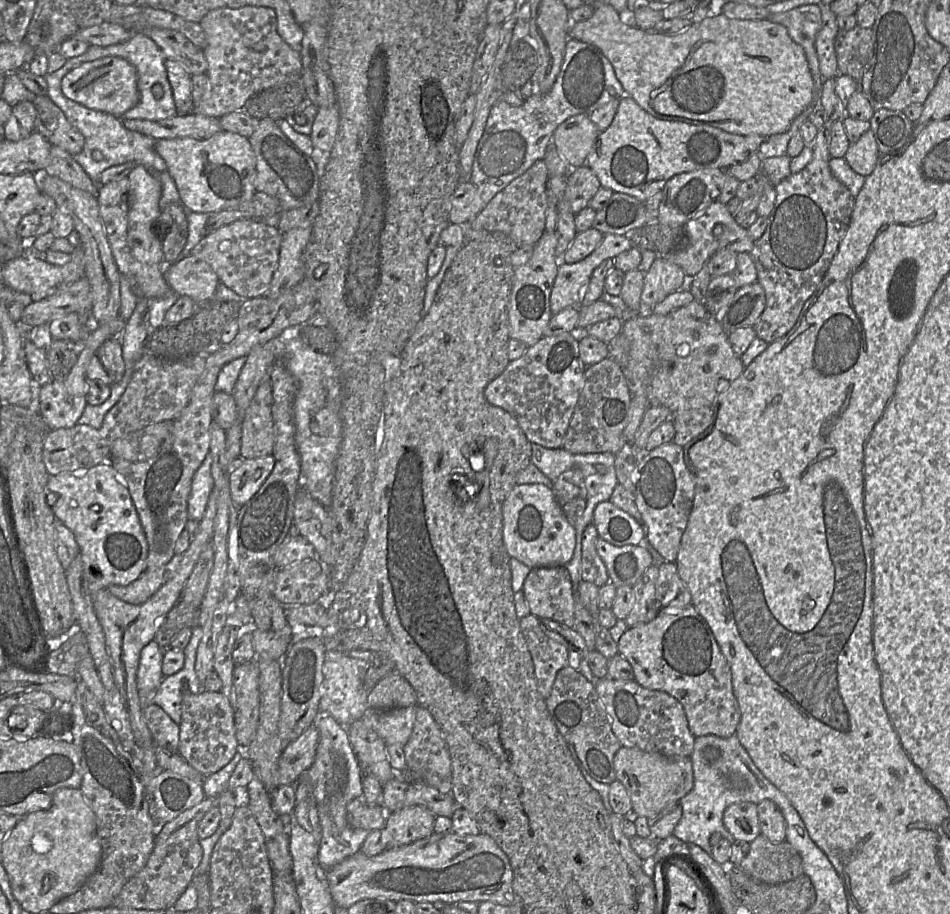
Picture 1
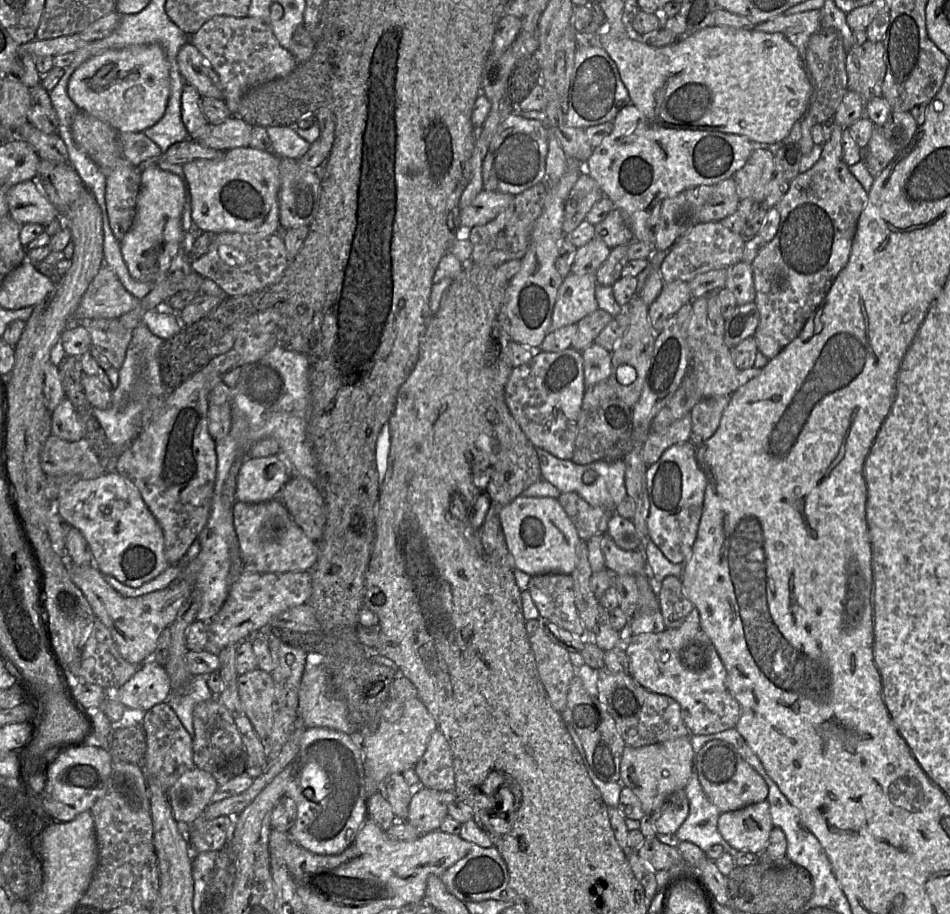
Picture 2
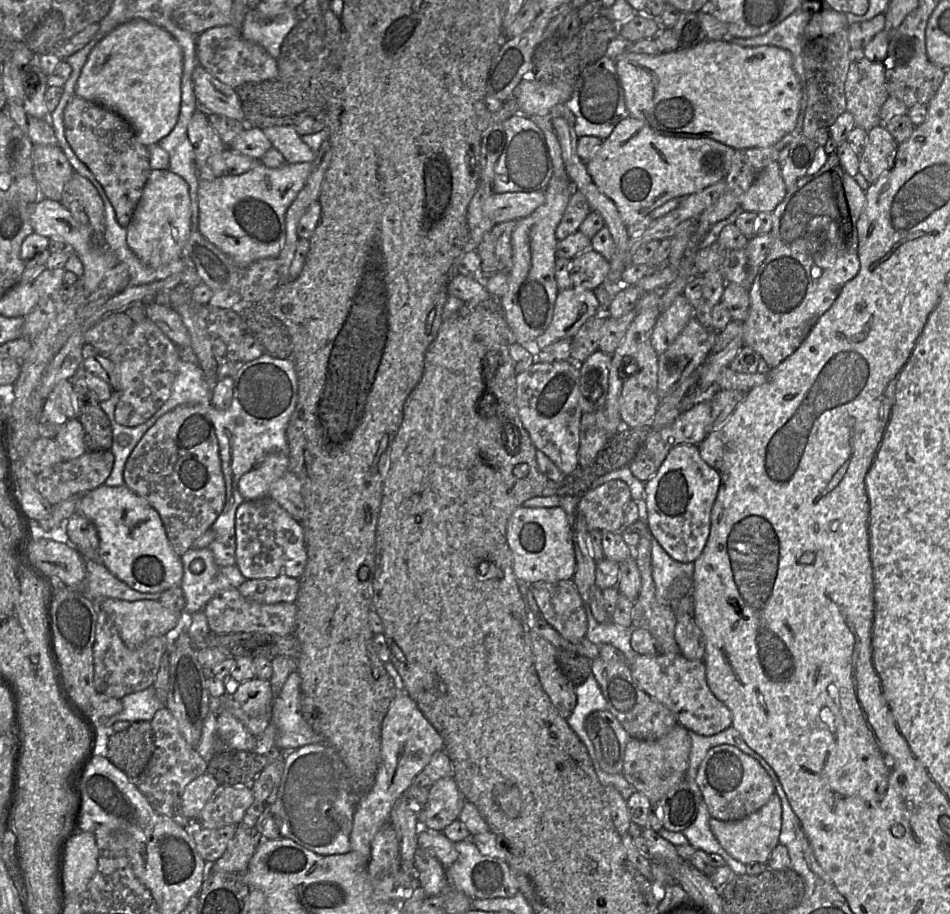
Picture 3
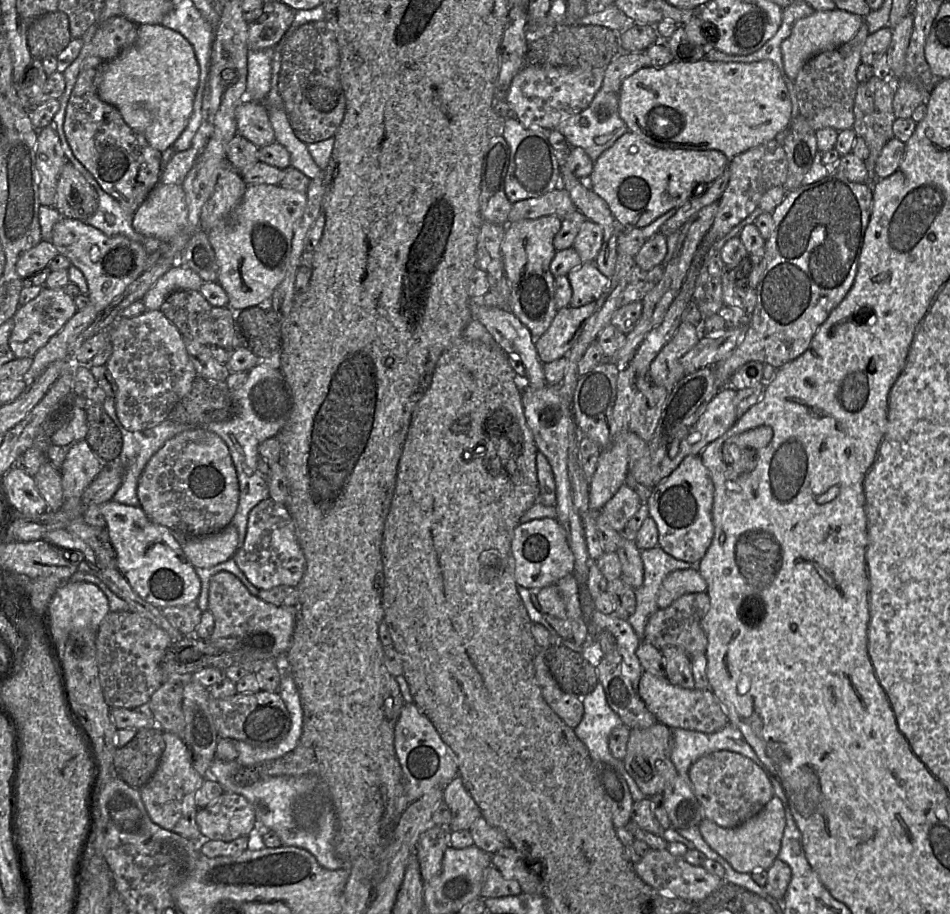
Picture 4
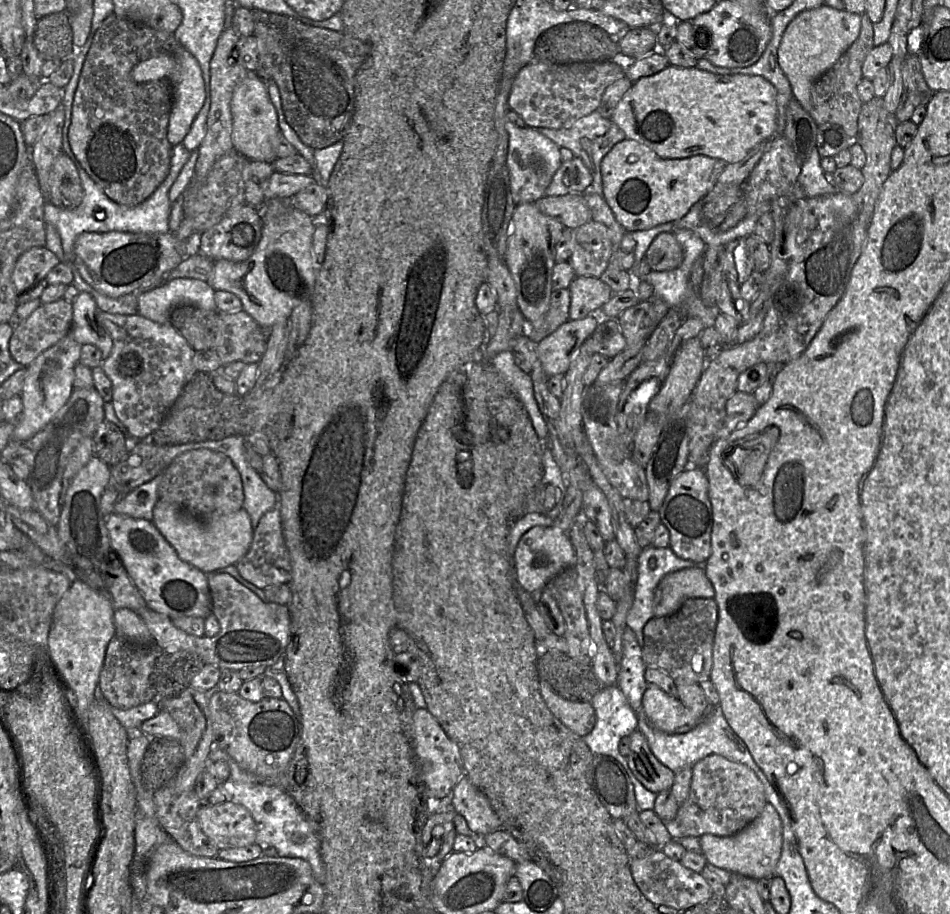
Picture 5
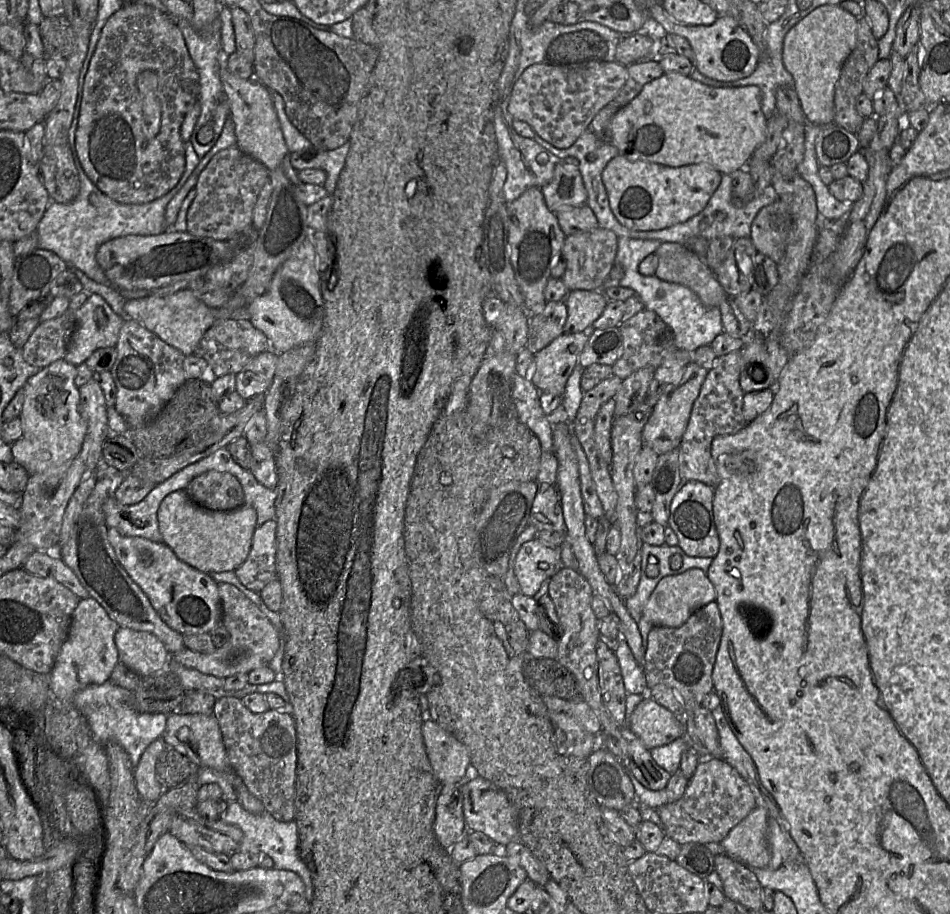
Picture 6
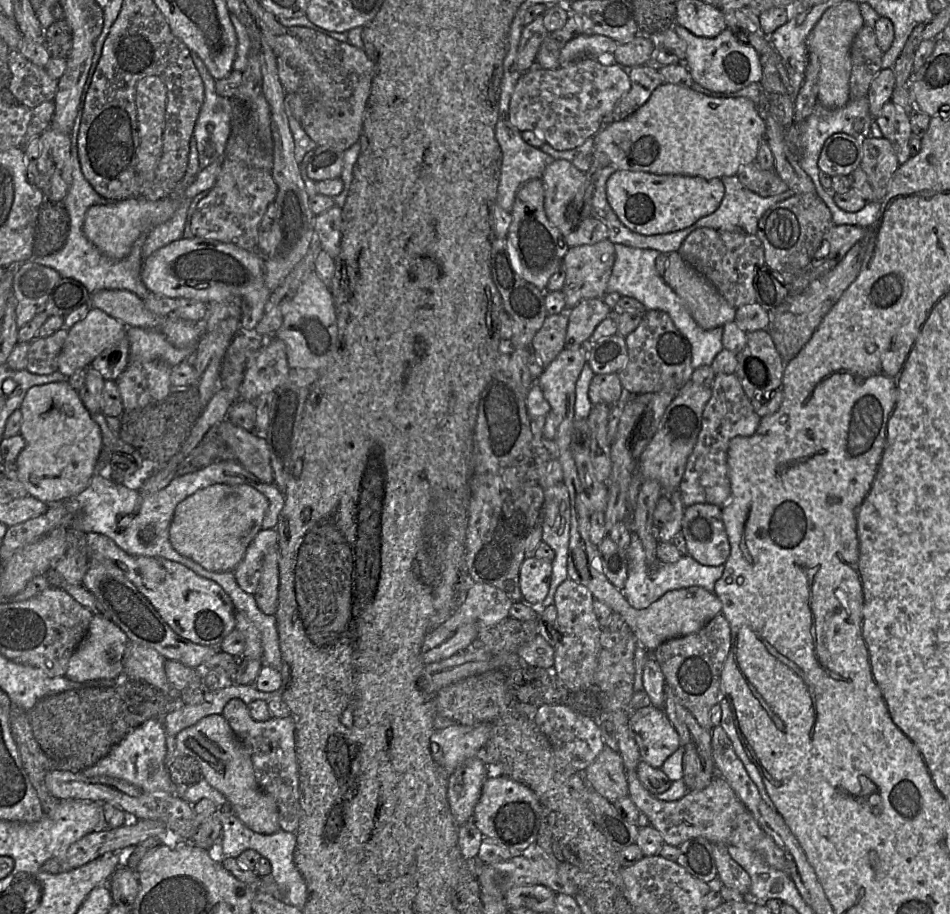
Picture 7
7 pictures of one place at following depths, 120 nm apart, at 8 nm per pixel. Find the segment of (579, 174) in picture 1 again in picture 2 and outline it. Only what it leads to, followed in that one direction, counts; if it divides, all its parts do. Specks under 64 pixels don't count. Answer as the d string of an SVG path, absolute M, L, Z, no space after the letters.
M584 170L566 200L563 232L574 231L603 196L597 182Z

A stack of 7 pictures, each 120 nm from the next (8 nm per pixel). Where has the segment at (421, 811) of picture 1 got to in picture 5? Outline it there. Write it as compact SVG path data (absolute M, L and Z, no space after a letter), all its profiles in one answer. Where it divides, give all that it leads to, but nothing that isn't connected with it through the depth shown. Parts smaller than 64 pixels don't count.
M466 776L454 786L450 799L455 813L461 815L469 829L479 836L501 829L501 821L488 798Z

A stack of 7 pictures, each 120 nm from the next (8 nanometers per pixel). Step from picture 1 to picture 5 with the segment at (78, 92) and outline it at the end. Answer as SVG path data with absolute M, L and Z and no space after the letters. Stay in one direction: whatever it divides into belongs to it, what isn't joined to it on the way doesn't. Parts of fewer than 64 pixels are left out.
M179 44L173 53L163 53L135 65L131 71L131 77L137 83L166 78L173 84L173 104L167 139L173 147L182 144L206 99L205 83L196 58Z

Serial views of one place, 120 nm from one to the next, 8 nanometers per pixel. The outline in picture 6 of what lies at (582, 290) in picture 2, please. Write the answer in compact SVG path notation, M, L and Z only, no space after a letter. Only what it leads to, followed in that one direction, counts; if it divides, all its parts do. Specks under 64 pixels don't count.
M590 331L563 333L549 345L535 353L532 382L540 392L562 397L567 381L579 364L579 357L590 336Z

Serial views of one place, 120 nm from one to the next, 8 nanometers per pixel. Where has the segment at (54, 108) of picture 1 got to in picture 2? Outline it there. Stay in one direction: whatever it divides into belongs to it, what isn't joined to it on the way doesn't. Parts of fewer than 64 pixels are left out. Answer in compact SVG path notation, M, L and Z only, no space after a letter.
M42 84L29 88L29 93L28 122L46 134L57 134L58 117L53 108L49 93Z

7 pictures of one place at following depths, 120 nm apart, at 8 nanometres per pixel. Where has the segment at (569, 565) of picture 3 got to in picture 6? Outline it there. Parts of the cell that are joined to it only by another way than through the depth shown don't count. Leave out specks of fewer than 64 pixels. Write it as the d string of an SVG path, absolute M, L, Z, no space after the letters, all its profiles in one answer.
M537 539L525 542L517 552L514 573L520 592L533 597L542 583L562 566L561 552L542 544Z

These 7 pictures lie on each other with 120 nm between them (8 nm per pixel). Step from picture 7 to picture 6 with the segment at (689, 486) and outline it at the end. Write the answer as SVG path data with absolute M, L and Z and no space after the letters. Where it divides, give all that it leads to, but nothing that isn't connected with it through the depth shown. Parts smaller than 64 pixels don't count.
M741 350L716 357L713 367L708 371L699 395L693 403L687 428L679 446L679 470L683 481L699 481L713 490L720 478L711 455L711 443L716 436L735 434L742 430L747 422L742 413L743 396L739 385L739 373L742 366Z

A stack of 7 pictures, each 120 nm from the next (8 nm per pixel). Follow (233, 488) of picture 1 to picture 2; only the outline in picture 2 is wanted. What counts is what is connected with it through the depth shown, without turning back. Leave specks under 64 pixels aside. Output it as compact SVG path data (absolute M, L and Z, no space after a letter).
M280 455L257 459L246 457L237 477L235 500L244 503L261 503L276 498L291 475L290 466Z

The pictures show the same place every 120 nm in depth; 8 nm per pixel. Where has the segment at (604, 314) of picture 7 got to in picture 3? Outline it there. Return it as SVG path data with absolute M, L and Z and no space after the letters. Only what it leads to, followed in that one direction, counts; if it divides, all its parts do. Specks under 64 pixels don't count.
M590 247L571 260L569 276L573 287L594 291L605 282L608 272L609 261Z

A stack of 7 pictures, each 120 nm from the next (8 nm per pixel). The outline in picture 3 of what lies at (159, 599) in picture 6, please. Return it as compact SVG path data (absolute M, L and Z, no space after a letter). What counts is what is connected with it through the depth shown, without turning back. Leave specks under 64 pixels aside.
M104 484L83 494L78 498L76 514L94 523L102 564L128 587L142 593L162 593L180 585L181 557L171 547L161 517L125 484L117 487Z

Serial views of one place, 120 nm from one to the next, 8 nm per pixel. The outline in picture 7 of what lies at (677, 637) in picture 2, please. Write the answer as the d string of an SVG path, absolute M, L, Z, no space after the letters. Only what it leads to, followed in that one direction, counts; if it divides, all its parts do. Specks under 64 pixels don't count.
M650 704L630 713L629 719L629 728L638 747L640 760L654 768L661 768L665 760L680 747L679 735L663 708Z

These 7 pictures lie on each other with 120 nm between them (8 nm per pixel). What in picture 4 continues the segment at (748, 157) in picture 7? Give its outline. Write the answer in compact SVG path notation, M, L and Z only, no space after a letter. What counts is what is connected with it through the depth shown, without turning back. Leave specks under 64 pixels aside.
M673 60L664 67L645 66L627 77L619 91L619 113L628 130L663 149L718 150L728 160L773 140L789 123L791 100L784 79L770 60L751 63Z

